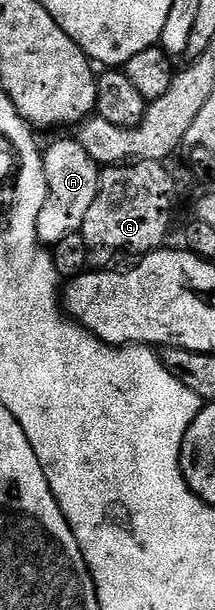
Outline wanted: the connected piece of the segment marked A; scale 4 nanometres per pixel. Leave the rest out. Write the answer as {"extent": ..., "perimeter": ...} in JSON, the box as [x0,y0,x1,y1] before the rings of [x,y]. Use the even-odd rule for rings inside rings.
{"extent":[37,138,100,245],"perimeter":[[[77,138],[58,139],[50,148],[45,148],[42,156],[46,174],[46,200],[38,213],[37,235],[39,243],[53,245],[60,237],[77,235],[82,222],[96,201],[100,164],[84,149]]]}

